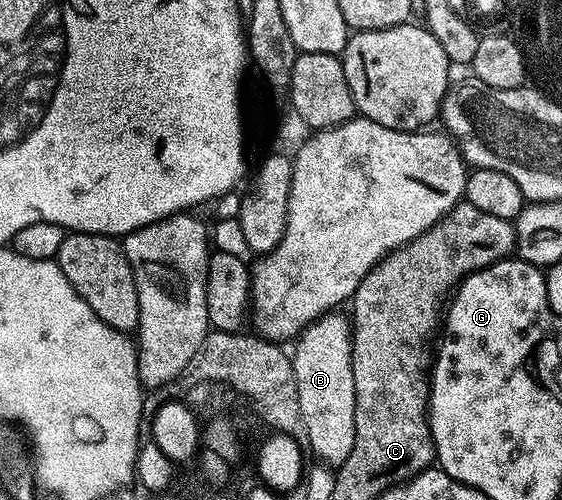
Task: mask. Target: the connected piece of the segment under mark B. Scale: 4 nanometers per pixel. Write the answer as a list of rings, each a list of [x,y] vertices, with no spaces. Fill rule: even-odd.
[[[329,312],[311,322],[295,339],[296,352],[291,355],[307,447],[310,446],[319,461],[334,468],[344,463],[353,451],[356,415],[352,323],[347,313],[340,313],[344,312]]]

